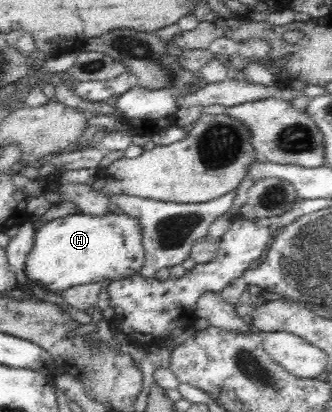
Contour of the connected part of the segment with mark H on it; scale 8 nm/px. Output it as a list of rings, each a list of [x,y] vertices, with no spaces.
[[[73,213],[53,219],[35,230],[33,248],[27,254],[22,278],[55,293],[72,286],[101,282],[105,278],[114,281],[139,275],[143,264],[143,228],[138,219],[127,213],[99,216]]]

